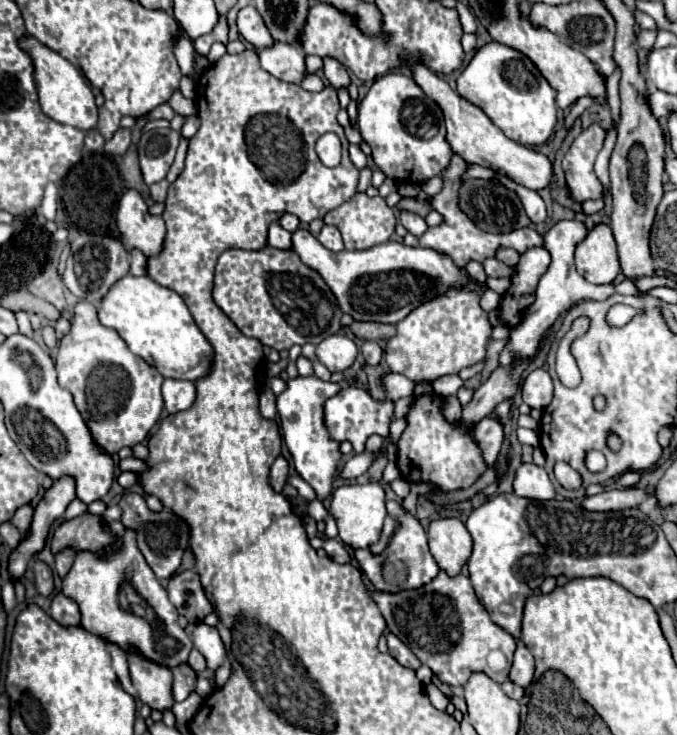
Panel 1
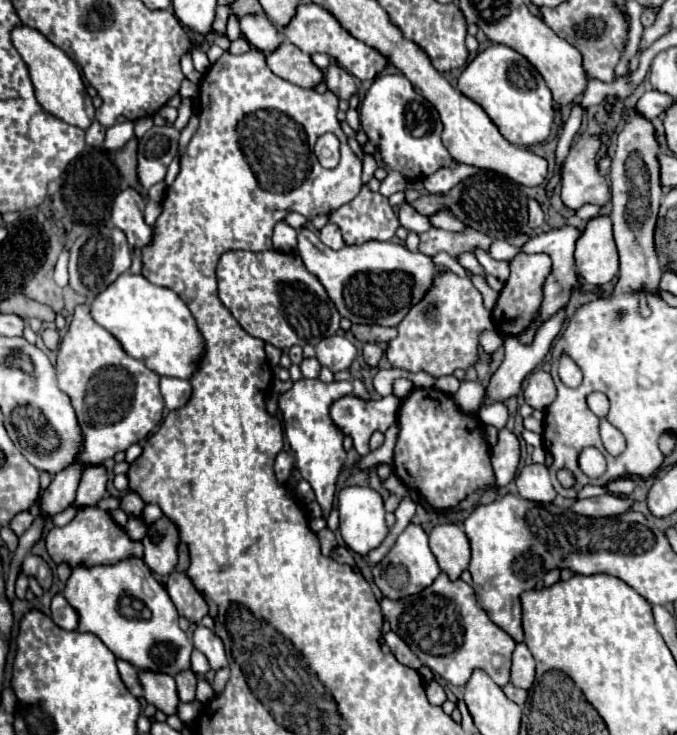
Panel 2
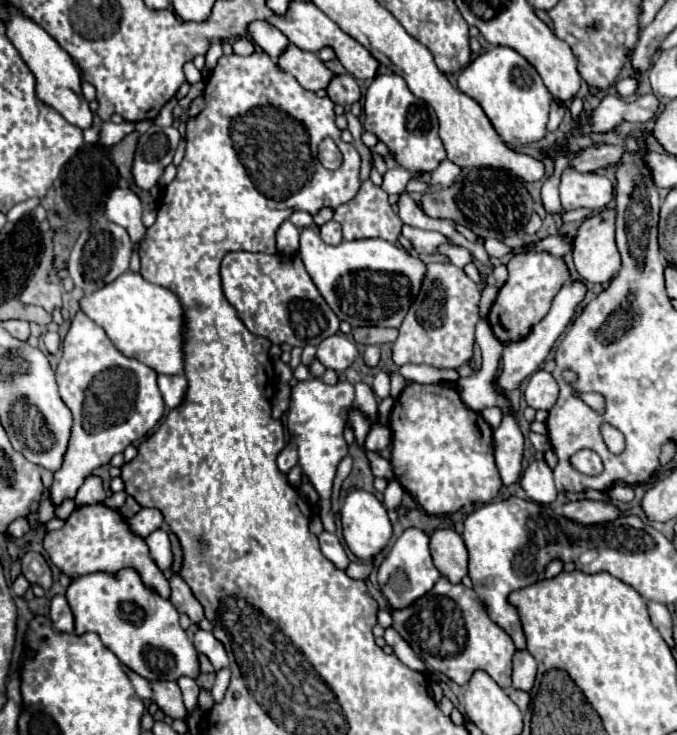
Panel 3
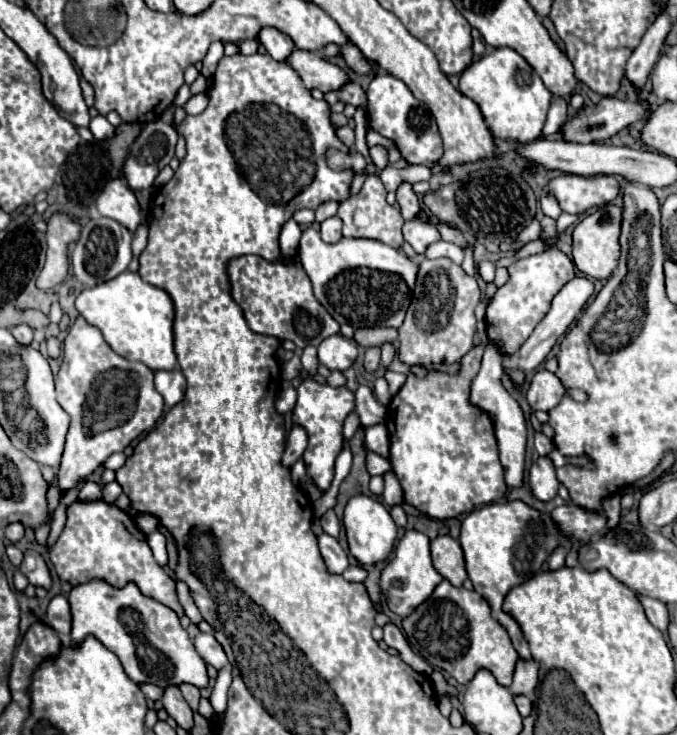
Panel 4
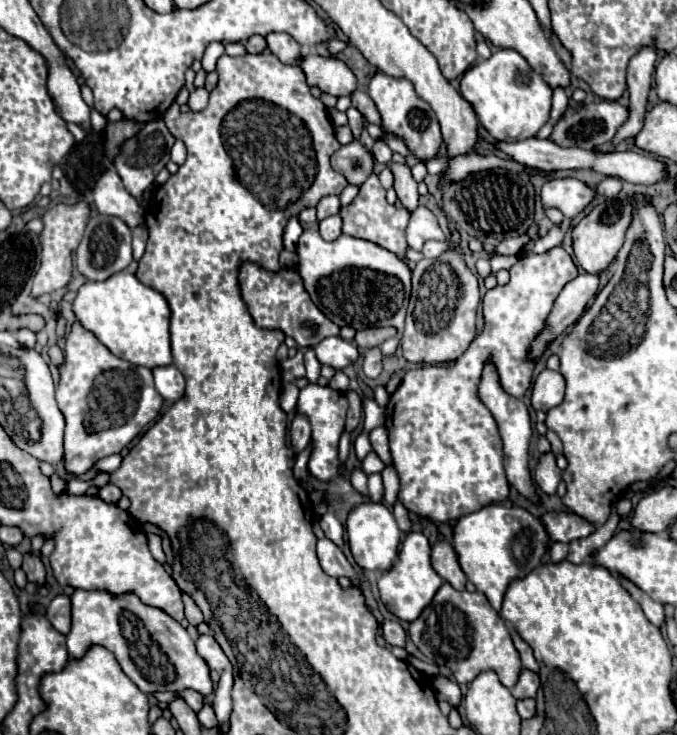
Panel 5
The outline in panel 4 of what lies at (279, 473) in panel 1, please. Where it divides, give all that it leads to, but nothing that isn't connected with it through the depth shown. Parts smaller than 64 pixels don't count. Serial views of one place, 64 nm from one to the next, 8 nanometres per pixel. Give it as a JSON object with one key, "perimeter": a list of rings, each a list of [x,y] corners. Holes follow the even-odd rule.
{"perimeter":[[[294,424],[288,434],[288,444],[286,444],[286,452],[282,456],[282,464],[292,466],[296,460],[302,458],[304,450],[306,450],[306,432],[302,432],[302,428],[298,428],[298,424]]]}

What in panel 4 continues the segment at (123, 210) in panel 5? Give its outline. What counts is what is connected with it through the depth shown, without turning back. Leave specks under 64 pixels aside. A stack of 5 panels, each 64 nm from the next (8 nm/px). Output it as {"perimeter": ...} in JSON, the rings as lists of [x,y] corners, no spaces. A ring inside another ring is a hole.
{"perimeter":[[[112,178],[104,184],[100,194],[96,196],[96,208],[102,216],[120,222],[130,232],[136,232],[142,222],[138,200],[120,178]]]}

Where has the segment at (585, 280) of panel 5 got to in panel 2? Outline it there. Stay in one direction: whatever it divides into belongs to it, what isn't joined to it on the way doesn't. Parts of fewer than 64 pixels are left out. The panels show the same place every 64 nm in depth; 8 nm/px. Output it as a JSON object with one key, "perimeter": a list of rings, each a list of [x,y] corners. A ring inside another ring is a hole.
{"perimeter":[[[566,306],[560,308],[556,314],[552,314],[550,318],[546,318],[538,328],[536,328],[536,334],[534,334],[534,340],[530,344],[522,344],[520,340],[516,340],[514,336],[508,336],[504,338],[504,362],[500,364],[500,368],[492,374],[490,378],[490,384],[486,386],[486,400],[484,404],[492,404],[492,402],[502,402],[510,396],[516,396],[520,392],[520,386],[522,386],[522,380],[544,360],[544,356],[550,352],[550,346],[554,342],[554,338],[558,336],[562,324],[566,320]]]}

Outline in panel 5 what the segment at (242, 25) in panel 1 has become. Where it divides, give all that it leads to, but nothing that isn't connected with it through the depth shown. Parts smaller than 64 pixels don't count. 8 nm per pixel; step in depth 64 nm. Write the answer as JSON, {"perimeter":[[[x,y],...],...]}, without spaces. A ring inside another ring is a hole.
{"perimeter":[[[280,32],[280,34],[268,34],[266,40],[268,40],[270,52],[276,54],[280,58],[280,62],[298,64],[298,60],[302,60],[300,44],[292,36],[286,36],[284,32]]]}

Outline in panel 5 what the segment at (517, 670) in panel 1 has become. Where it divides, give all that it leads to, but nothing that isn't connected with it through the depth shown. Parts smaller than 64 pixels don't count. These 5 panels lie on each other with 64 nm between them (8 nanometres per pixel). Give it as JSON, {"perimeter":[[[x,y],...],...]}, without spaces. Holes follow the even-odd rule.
{"perimeter":[[[522,670],[520,680],[516,682],[516,686],[510,690],[514,698],[524,700],[524,698],[536,698],[536,692],[540,688],[540,678],[538,674],[530,672],[530,670]]]}

